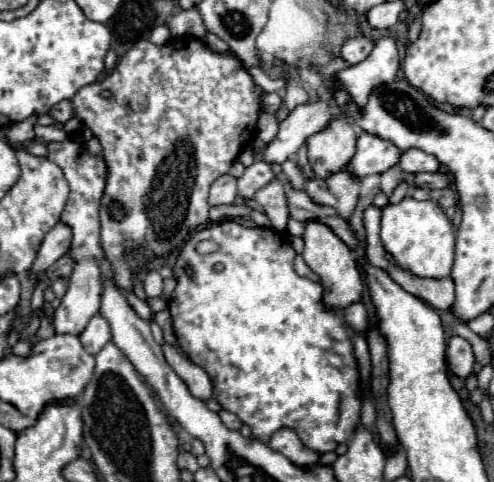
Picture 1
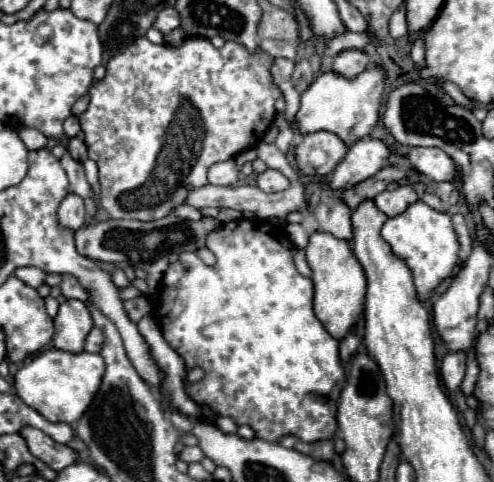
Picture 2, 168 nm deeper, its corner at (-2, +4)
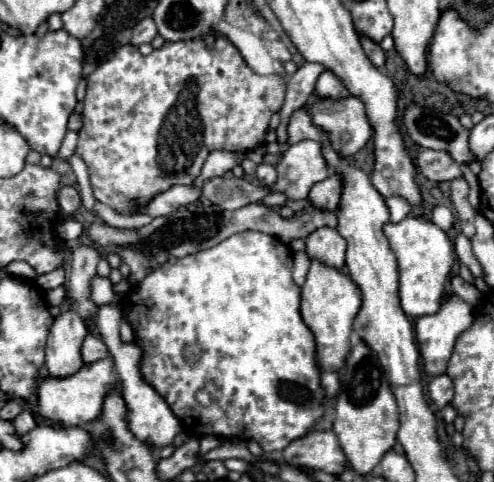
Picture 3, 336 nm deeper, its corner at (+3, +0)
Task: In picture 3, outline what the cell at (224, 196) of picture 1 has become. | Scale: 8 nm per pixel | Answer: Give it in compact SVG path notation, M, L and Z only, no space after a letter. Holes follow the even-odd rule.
M210 152L208 160L202 166L202 174L200 178L196 178L194 186L202 186L206 180L216 178L216 176L224 176L226 172L230 172L236 164L240 164L244 158L244 154L234 154L234 152Z

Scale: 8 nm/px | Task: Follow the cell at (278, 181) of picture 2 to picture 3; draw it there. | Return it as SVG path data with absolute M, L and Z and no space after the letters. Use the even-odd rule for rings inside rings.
M260 164L256 170L256 178L258 178L260 186L272 188L276 184L276 168L270 164Z

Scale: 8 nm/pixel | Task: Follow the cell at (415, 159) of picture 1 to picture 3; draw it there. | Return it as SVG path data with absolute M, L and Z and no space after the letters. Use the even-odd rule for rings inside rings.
M422 150L416 158L416 166L418 172L432 182L450 182L464 176L452 156L442 150Z

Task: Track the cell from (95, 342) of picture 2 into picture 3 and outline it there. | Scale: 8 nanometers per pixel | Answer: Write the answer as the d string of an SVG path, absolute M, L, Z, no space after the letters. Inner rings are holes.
M88 334L86 340L84 340L84 344L82 344L82 358L84 358L84 362L90 364L90 362L102 360L106 356L108 356L108 348L104 346L104 342L98 336Z

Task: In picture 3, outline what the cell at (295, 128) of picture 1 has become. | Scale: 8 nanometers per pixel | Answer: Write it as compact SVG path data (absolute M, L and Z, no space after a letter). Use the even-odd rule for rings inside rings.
M348 96L348 98L318 98L310 106L310 116L312 116L312 124L318 126L328 136L332 150L342 158L350 158L360 148L364 148L364 144L368 142L368 138L374 132L370 122L368 122L364 102L360 98L356 98L356 96Z

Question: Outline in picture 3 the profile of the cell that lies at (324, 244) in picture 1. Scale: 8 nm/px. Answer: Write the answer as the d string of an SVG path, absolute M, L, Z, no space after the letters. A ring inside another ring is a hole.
M312 258L306 284L302 286L300 314L316 338L316 354L322 370L340 370L344 366L344 358L350 352L350 334L358 310L360 286L356 286L346 272Z

